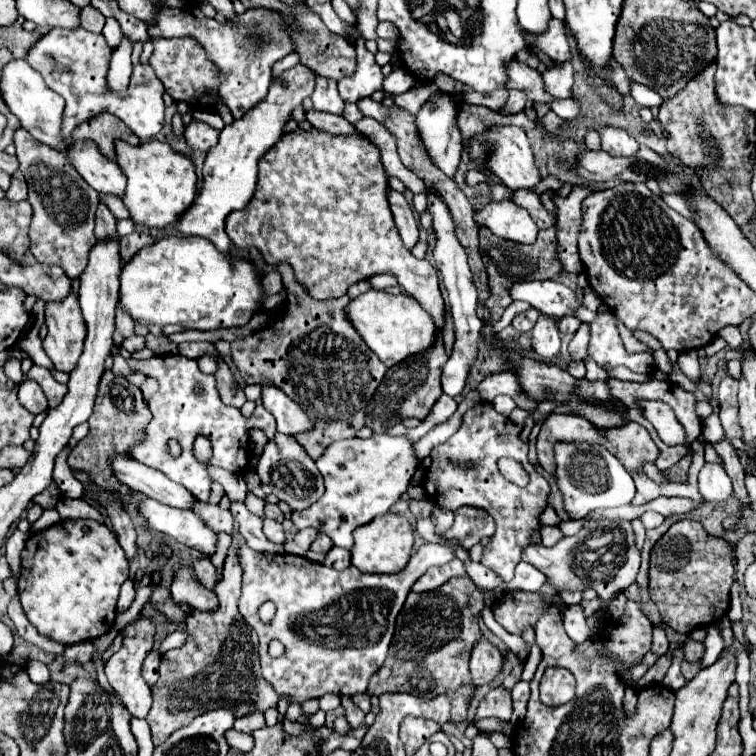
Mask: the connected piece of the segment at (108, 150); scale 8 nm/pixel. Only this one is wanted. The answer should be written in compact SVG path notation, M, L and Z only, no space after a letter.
M102 112L98 116L90 118L88 122L78 124L72 132L72 138L74 140L92 140L106 158L116 158L116 150L114 150L116 138L120 138L128 144L134 144L134 146L140 144L136 134L132 134L130 128L120 118L116 118L114 114L108 114L108 112Z

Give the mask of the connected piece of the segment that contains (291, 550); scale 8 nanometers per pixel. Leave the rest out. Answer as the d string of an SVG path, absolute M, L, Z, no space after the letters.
M304 528L304 530L300 530L300 532L294 536L294 540L290 540L290 542L284 544L284 550L286 550L288 554L306 556L306 552L310 550L310 544L316 540L316 536L318 536L318 530L314 530L314 528Z

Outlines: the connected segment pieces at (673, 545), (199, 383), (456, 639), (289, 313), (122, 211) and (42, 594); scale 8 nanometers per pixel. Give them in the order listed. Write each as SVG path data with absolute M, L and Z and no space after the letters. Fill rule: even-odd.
M678 520L654 544L650 556L650 596L656 602L662 622L680 634L708 626L722 618L730 606L734 574L734 550L724 538L716 538L696 520Z
M170 354L170 356L152 356L148 360L128 360L132 370L138 370L142 374L148 374L158 380L160 388L154 396L150 396L150 412L152 412L152 422L146 428L144 440L134 446L130 452L134 460L156 468L164 472L170 480L186 486L200 502L208 502L210 496L210 486L212 478L208 476L208 466L218 466L224 468L232 474L242 474L248 466L250 458L250 432L252 430L262 430L268 440L274 438L276 426L274 418L270 414L252 414L250 418L244 418L240 408L230 408L226 406L216 390L216 378L206 376L198 370L198 362L190 360L182 354ZM196 436L206 436L212 444L212 456L208 464L198 462L194 456L194 440ZM168 440L178 440L182 454L172 456L168 452ZM246 446L246 450L244 450Z
M466 576L450 578L434 592L410 592L396 620L396 632L384 666L372 676L366 694L382 696L386 692L408 692L422 698L448 696L452 702L450 722L462 722L468 714L470 690L470 650L482 636L478 622L482 616L484 598L474 582Z
M280 262L278 272L282 274L284 284L288 286L288 298L282 304L280 318L272 322L272 326L266 326L264 330L232 342L232 360L246 384L270 384L280 388L286 396L290 396L294 402L302 406L302 410L312 418L314 430L310 434L296 434L296 442L304 446L308 456L316 460L322 450L330 442L354 438L356 432L364 426L366 406L382 382L386 374L386 366L378 360L378 356L366 346L362 336L356 332L356 328L346 318L346 306L350 302L348 296L336 298L336 300L316 300L312 298L306 288L296 280L294 270L288 262Z
M102 196L102 202L104 204L108 204L110 206L110 210L112 210L112 214L118 218L118 220L122 220L122 218L130 218L130 214L128 214L128 208L124 206L124 202L118 198L106 198L106 196Z
M66 520L28 538L22 550L18 596L28 620L42 636L70 646L96 640L114 626L114 610L126 578L128 564L124 550L106 524Z

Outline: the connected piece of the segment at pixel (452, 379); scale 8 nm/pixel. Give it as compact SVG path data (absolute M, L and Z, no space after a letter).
M428 192L428 200L430 200L430 210L434 214L434 232L436 232L436 246L434 246L434 262L436 269L442 278L444 278L444 286L448 290L448 298L450 298L450 312L452 312L452 320L454 320L454 328L456 328L456 344L452 348L452 354L448 358L448 362L442 368L442 390L444 394L456 398L462 394L464 384L466 384L466 376L472 368L472 364L476 362L476 352L478 352L478 334L482 328L482 320L476 316L476 302L478 302L478 294L476 294L476 286L472 282L472 272L468 268L466 262L466 252L462 250L462 244L456 238L454 232L454 222L450 218L450 212L446 208L446 204Z

